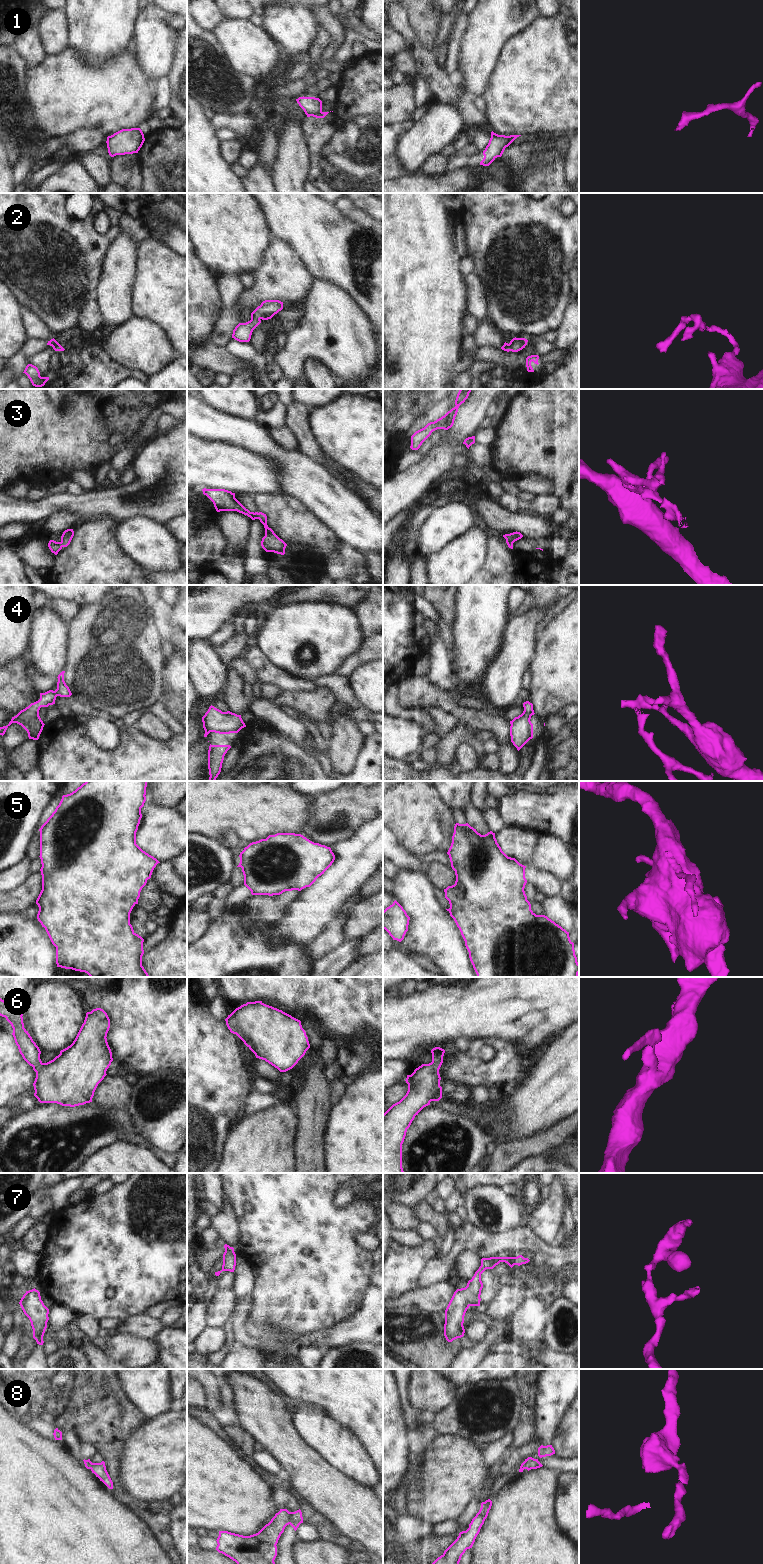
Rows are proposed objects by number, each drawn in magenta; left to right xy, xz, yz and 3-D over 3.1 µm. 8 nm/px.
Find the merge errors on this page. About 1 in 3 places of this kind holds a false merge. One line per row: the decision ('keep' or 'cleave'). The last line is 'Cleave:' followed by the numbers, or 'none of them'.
1: keep
2: keep
3: keep
4: cleave
5: cleave
6: keep
7: keep
8: keep
Cleave: 4, 5

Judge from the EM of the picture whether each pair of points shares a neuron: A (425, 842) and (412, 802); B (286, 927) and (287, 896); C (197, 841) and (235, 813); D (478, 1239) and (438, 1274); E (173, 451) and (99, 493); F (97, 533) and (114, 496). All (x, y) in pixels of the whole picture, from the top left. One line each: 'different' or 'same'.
A: same
B: different
C: different
D: same
E: same
F: different

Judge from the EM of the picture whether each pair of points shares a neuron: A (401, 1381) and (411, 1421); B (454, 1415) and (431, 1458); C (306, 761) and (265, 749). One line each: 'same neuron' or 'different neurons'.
A: same neuron
B: different neurons
C: same neuron

